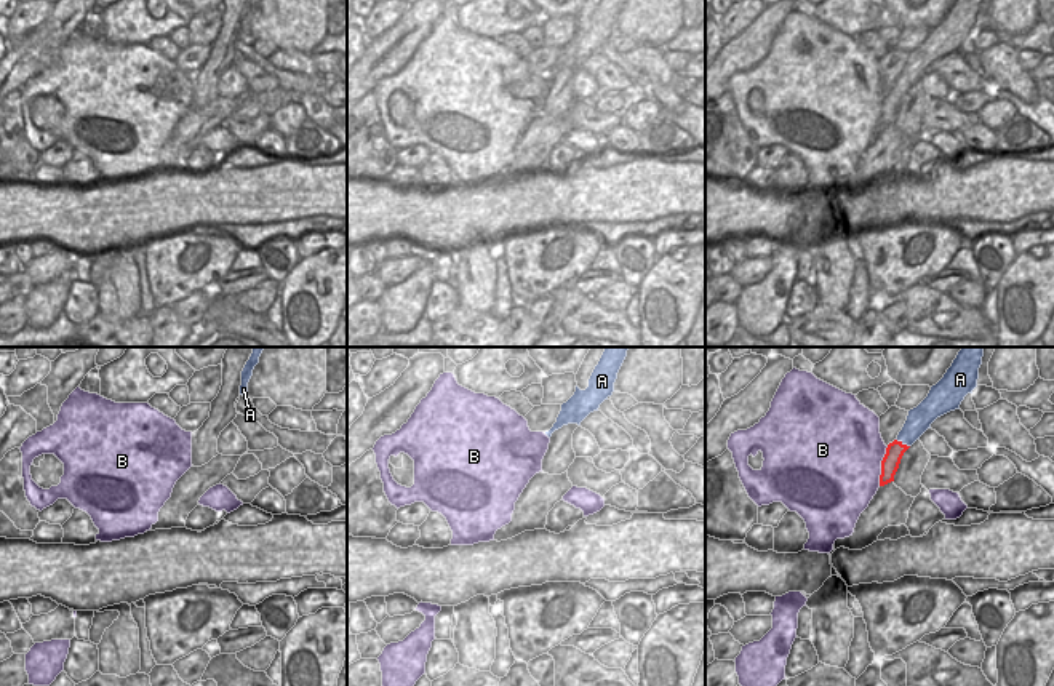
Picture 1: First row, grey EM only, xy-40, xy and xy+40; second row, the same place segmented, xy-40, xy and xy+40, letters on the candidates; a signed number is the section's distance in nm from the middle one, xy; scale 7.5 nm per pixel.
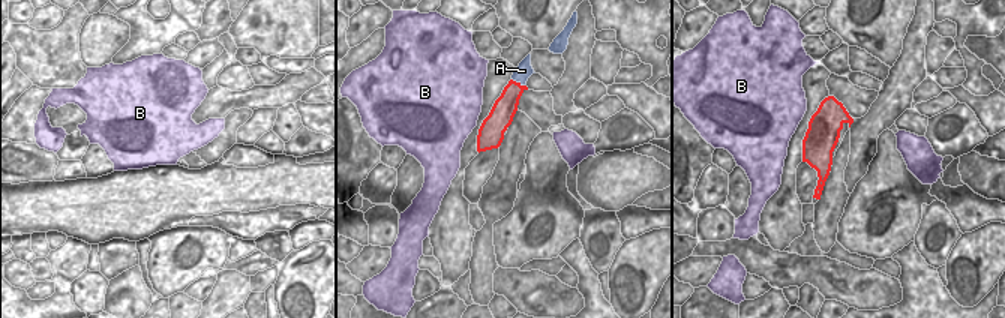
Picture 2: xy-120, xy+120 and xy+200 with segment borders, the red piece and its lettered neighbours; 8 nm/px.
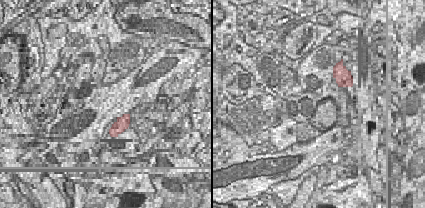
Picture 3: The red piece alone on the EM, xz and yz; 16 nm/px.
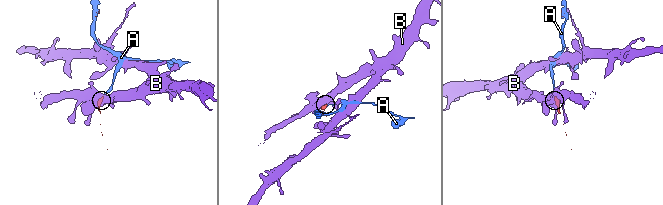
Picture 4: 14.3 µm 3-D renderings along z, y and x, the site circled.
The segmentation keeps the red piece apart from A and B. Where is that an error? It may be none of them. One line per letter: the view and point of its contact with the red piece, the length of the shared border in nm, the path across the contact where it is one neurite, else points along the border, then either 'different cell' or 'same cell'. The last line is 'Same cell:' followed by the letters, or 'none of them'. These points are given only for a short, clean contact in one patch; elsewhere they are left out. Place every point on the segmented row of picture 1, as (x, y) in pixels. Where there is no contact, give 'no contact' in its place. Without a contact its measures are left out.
A: meets red in xy+40 at (901, 442); contact 130 nm long; runs through xy+40 (894, 451), (901, 442), (918, 421); same cell
B: meets red in xy+40 at (882, 466); contact 300 nm long; different cell
Same cell: A

